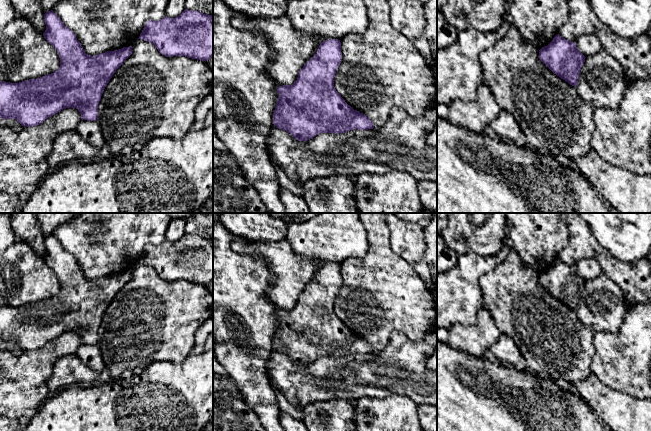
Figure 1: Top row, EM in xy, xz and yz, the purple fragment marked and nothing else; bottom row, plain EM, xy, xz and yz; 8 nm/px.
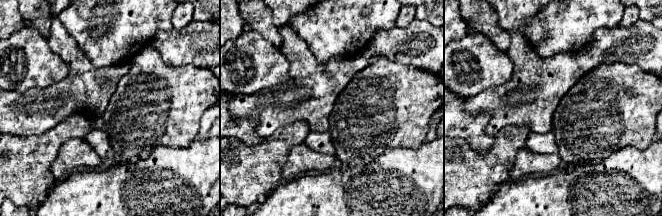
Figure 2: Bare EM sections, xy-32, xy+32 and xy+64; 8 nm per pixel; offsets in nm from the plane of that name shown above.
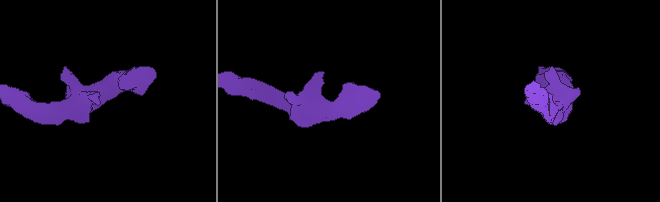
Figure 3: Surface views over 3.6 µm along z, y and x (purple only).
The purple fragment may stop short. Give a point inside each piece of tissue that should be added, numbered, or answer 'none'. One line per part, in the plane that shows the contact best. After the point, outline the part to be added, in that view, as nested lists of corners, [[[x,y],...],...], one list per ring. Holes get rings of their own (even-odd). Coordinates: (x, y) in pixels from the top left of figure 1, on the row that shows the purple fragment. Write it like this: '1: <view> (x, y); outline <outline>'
none

